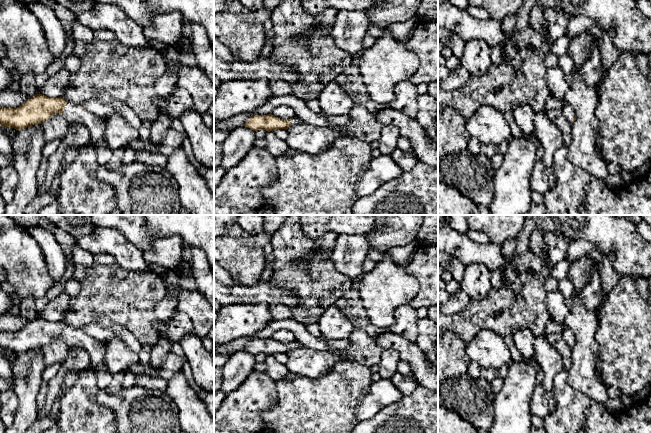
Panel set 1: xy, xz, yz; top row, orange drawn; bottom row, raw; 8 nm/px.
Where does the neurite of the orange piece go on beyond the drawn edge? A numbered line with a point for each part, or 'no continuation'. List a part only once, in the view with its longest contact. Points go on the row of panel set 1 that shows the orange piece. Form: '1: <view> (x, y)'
1: xy (96, 125)

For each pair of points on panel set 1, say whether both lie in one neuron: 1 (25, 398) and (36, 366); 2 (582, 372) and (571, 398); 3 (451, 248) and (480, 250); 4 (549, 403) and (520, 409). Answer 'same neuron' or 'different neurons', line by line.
1: same neuron
2: different neurons
3: same neuron
4: different neurons

